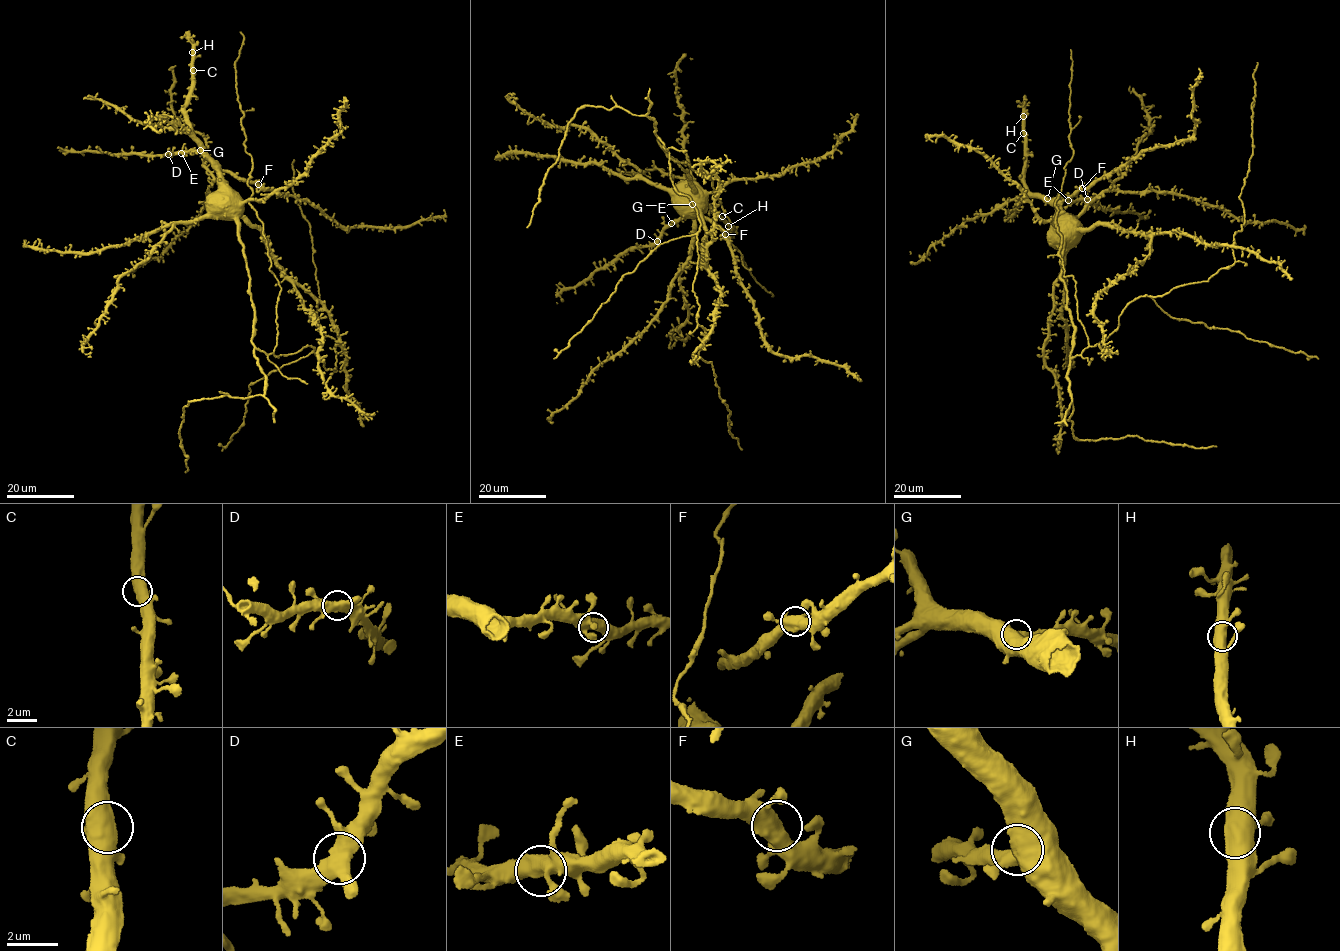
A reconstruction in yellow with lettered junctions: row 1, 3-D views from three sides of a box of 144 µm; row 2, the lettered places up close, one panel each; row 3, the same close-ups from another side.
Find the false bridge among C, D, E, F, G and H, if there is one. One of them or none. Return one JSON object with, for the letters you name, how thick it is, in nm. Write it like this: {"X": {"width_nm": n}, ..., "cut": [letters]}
{"cut": []}

